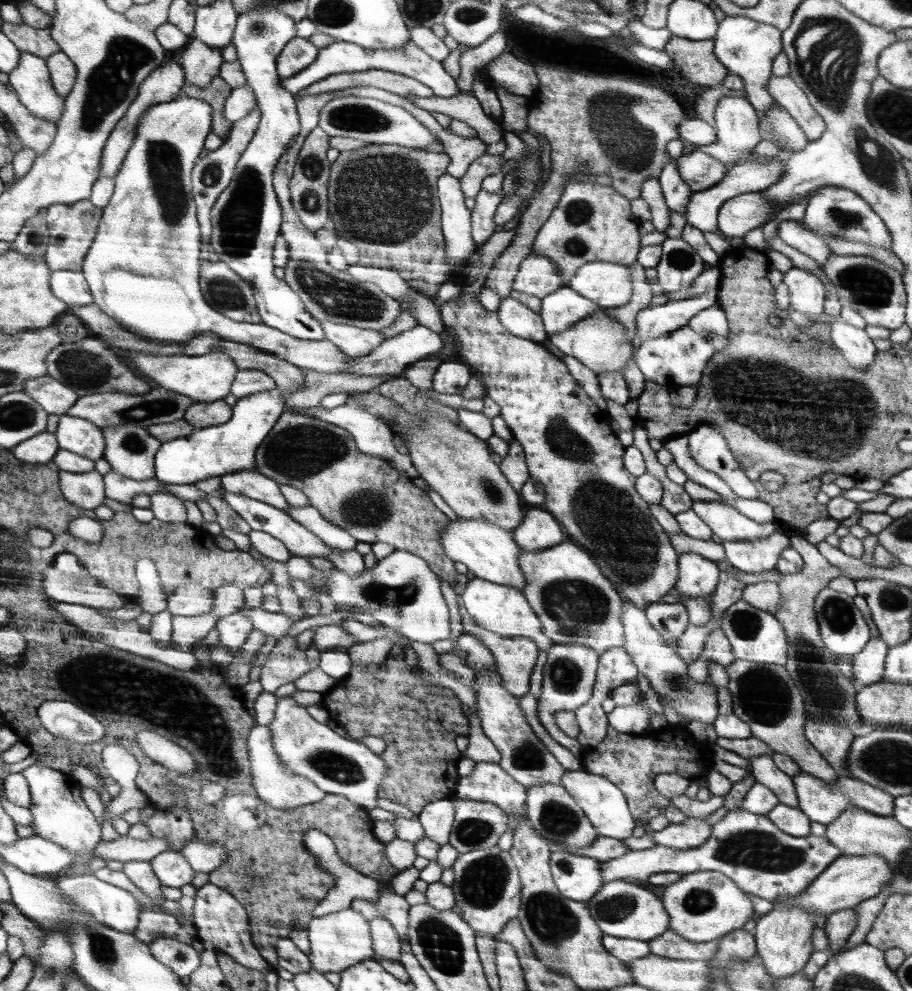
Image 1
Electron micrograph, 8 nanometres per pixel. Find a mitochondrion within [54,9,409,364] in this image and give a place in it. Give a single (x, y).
(109, 82)

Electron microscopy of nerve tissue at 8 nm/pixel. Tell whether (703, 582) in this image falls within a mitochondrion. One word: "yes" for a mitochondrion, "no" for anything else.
no

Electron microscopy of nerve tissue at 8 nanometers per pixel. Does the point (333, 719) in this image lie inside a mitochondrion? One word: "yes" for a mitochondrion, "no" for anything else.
no

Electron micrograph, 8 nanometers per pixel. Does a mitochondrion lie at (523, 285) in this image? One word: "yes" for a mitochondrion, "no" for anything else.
no

